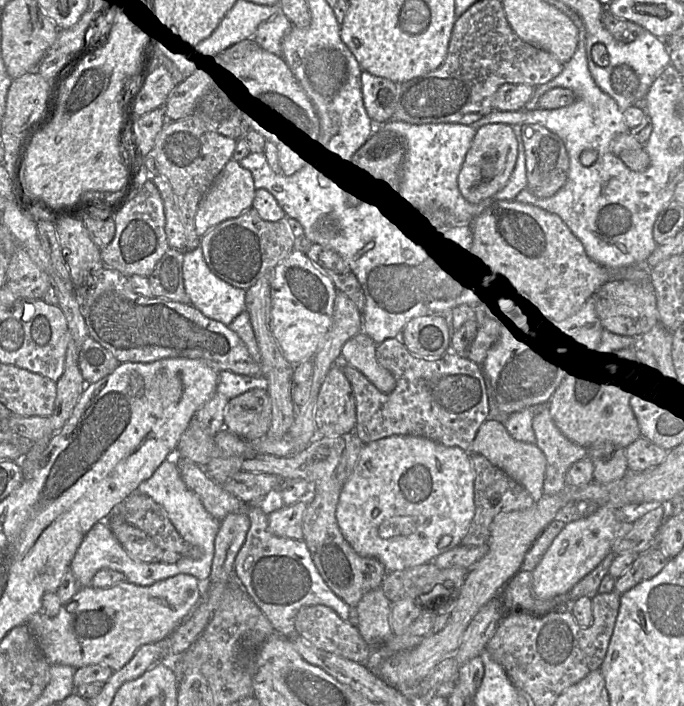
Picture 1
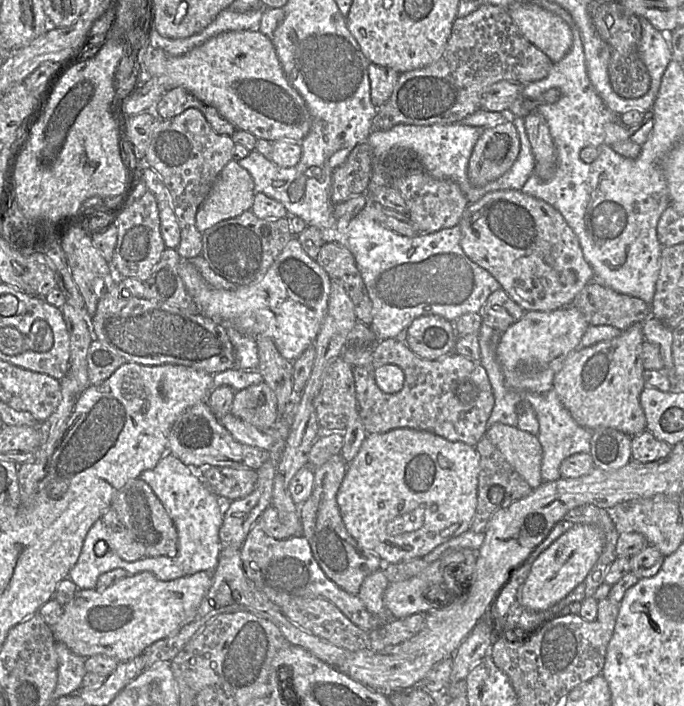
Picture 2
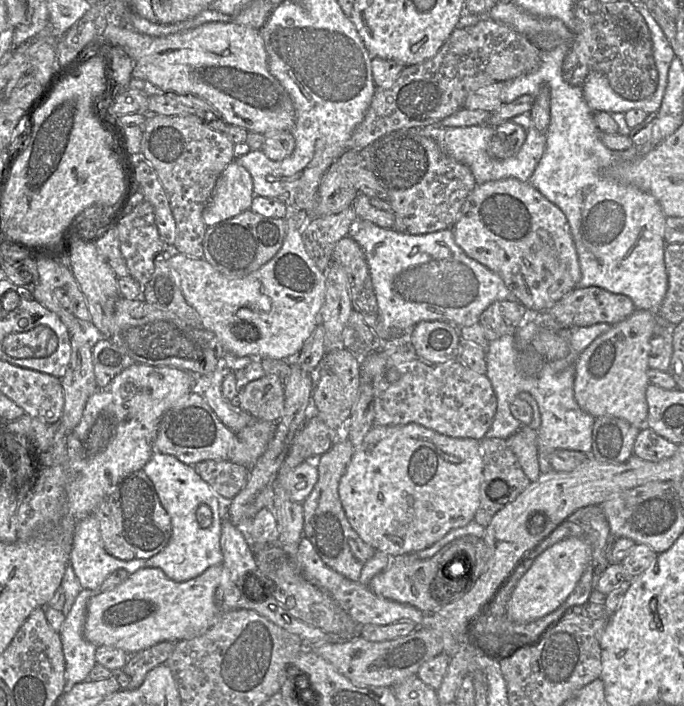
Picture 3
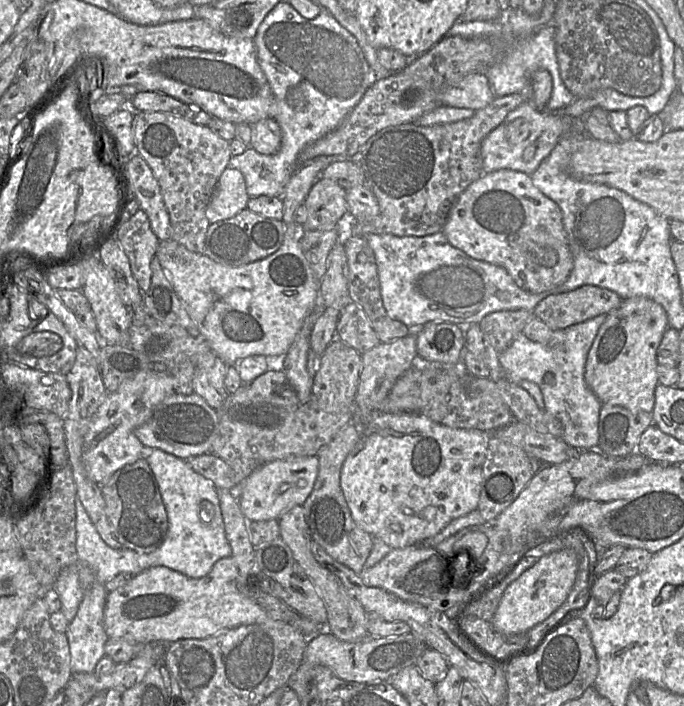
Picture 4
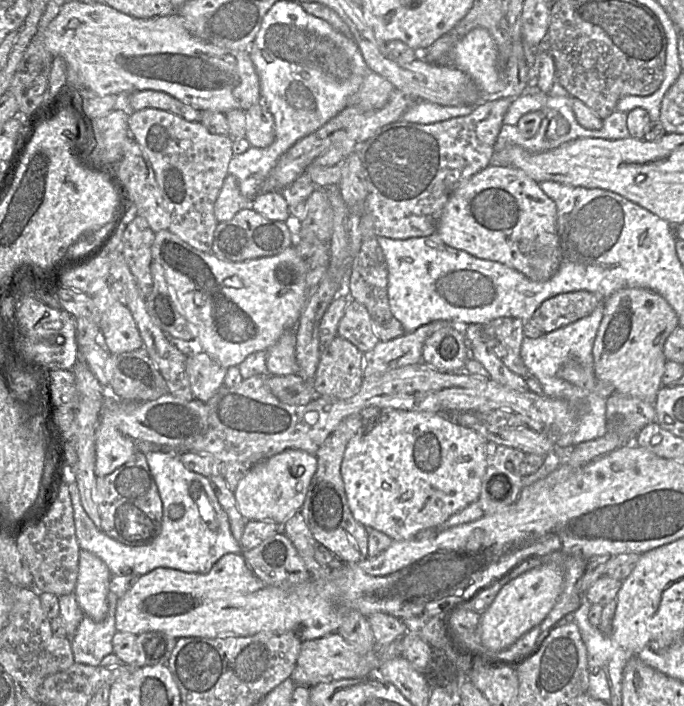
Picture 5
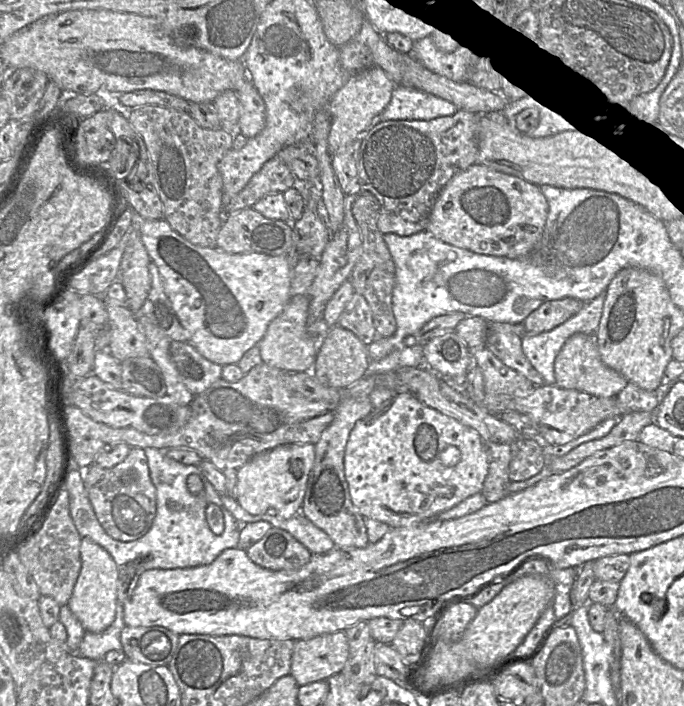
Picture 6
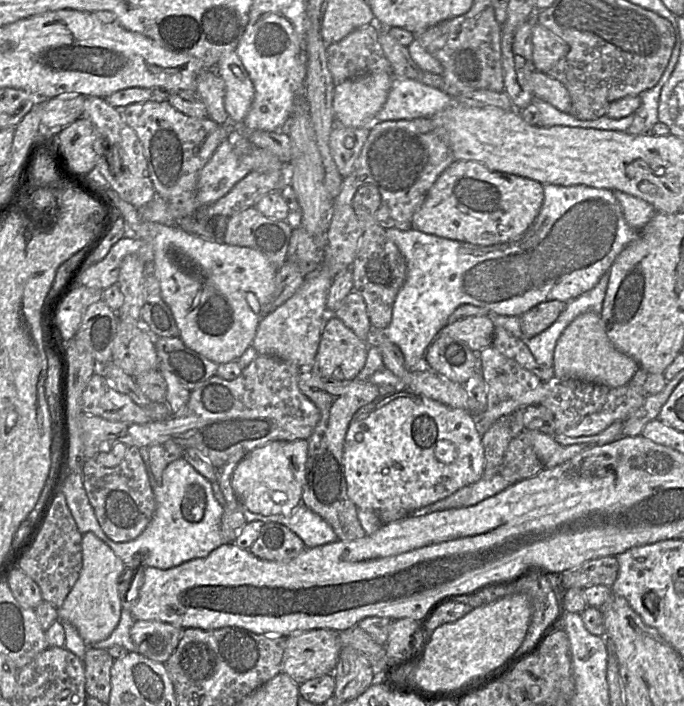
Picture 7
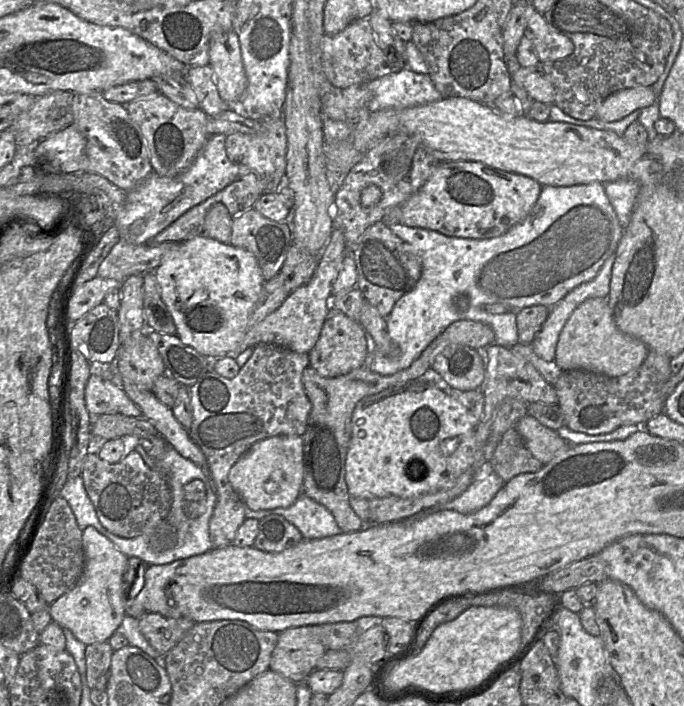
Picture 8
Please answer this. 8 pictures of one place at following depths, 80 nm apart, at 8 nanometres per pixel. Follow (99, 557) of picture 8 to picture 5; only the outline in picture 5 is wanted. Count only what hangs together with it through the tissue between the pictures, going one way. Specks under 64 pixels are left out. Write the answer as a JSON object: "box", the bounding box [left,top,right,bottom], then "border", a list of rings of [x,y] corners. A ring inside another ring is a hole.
{"box":[74,550,111,622],"border":[[[80,550],[74,593],[84,615],[95,622],[100,622],[107,616],[111,578],[111,572],[103,560],[87,550]]]}

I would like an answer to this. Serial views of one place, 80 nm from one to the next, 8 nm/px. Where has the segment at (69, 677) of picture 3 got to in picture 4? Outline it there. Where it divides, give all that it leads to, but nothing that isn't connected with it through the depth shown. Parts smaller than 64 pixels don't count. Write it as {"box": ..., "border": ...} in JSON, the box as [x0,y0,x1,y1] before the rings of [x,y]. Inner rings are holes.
{"box":[66,583,109,673],"border":[[[96,583],[84,591],[83,599],[75,618],[68,624],[66,636],[71,654],[72,673],[91,673],[105,657],[104,646],[109,639],[104,628],[104,608],[108,592],[103,584]]]}

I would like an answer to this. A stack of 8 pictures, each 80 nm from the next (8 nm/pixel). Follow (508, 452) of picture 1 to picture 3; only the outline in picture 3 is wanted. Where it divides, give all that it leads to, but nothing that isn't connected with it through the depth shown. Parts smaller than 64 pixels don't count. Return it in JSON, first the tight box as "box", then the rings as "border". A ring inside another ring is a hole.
{"box":[505,427,541,482],"border":[[[522,427],[505,441],[517,457],[525,475],[531,482],[535,482],[541,475],[537,431]]]}

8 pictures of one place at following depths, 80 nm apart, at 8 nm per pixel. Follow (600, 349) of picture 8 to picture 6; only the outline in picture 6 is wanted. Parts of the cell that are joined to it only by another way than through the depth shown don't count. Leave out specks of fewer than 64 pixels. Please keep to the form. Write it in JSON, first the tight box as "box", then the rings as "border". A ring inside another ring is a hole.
{"box":[554,334,628,397],"border":[[[596,334],[572,335],[557,355],[554,370],[557,386],[586,392],[597,397],[616,397],[628,384],[621,374],[603,363],[597,347]]]}

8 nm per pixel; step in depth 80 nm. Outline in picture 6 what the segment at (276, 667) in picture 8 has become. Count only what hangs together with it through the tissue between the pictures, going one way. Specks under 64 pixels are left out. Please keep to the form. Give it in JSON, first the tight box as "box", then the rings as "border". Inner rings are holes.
{"box":[290,632,349,686],"border":[[[344,632],[315,636],[294,642],[290,675],[298,686],[327,681],[340,674],[349,654]]]}

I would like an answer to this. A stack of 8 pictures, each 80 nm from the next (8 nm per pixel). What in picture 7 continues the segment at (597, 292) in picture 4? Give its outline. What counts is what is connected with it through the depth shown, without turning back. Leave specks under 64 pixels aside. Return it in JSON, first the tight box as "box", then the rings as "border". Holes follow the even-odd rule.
{"box":[521,300,566,338],"border":[[[558,300],[543,302],[521,315],[524,338],[532,338],[551,326],[564,311],[566,304]]]}

